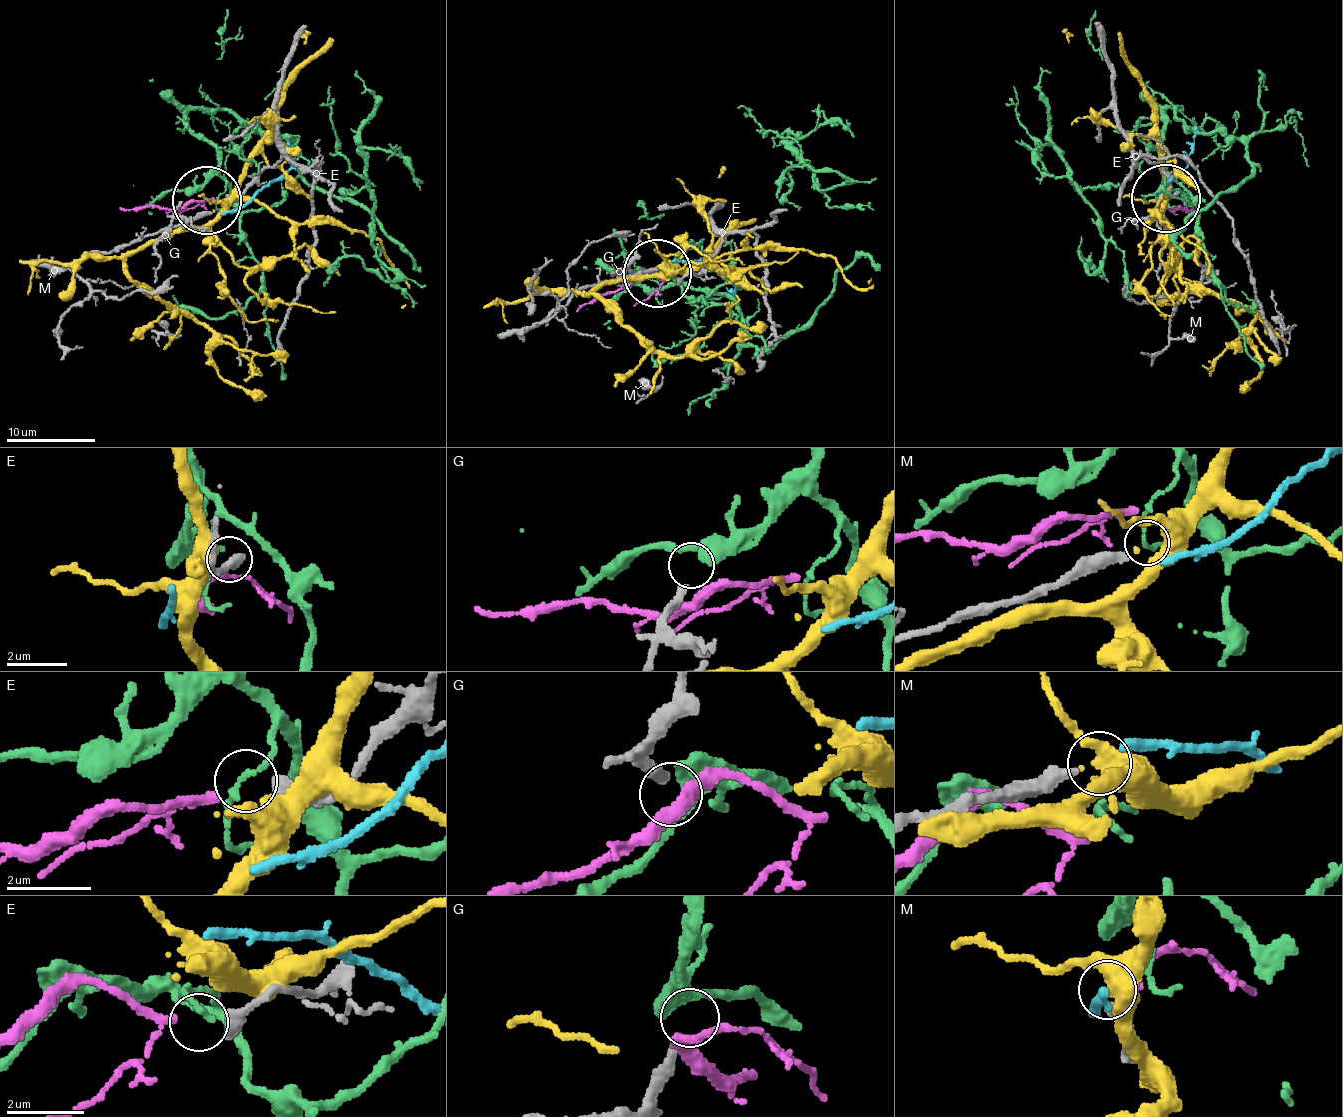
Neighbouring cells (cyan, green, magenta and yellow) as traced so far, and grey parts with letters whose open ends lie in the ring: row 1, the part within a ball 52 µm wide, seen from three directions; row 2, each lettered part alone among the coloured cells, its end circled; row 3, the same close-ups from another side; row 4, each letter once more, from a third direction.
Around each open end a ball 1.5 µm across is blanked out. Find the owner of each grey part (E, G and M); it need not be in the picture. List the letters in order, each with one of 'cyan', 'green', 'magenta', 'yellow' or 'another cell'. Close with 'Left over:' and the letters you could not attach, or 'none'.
E: magenta
G: green
M: another cell
Left over: M

